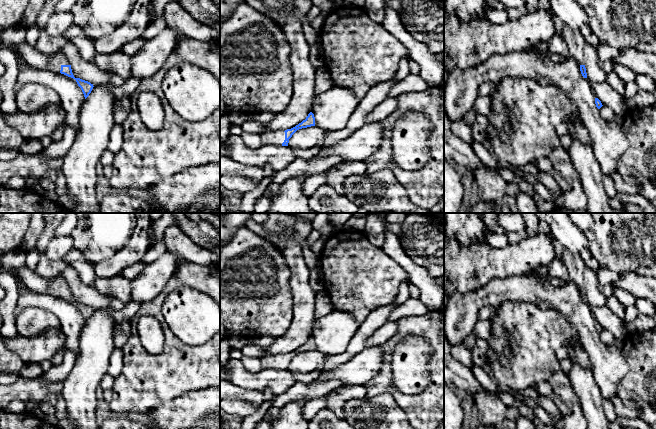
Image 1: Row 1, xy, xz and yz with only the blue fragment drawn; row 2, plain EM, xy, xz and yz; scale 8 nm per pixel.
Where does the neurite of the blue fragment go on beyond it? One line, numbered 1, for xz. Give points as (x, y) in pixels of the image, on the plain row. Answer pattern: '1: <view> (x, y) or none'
1: xz (276, 361)

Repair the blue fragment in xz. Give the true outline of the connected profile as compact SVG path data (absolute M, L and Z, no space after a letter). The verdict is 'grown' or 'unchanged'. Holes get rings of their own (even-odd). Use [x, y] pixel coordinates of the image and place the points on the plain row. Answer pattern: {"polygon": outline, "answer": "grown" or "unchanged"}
{"polygon": "M312 336L308 338L305 344L291 353L285 355L278 354L273 356L266 356L261 359L262 369L282 369L288 370L289 363L299 353L315 350L315 341Z", "answer": "grown"}

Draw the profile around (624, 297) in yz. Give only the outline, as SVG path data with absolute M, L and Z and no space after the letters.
M616 288L612 291L612 294L625 308L629 306L635 306L636 304L636 298L624 289Z

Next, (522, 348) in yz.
M505 301L496 307L495 315L489 320L492 327L491 337L487 340L489 368L494 374L497 385L513 392L548 381L560 369L556 350L570 340L581 343L578 331L562 313L555 309L541 308L531 302Z

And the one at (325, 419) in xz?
M324 408L321 409L310 421L308 429L356 429L346 420L338 418L334 412Z

